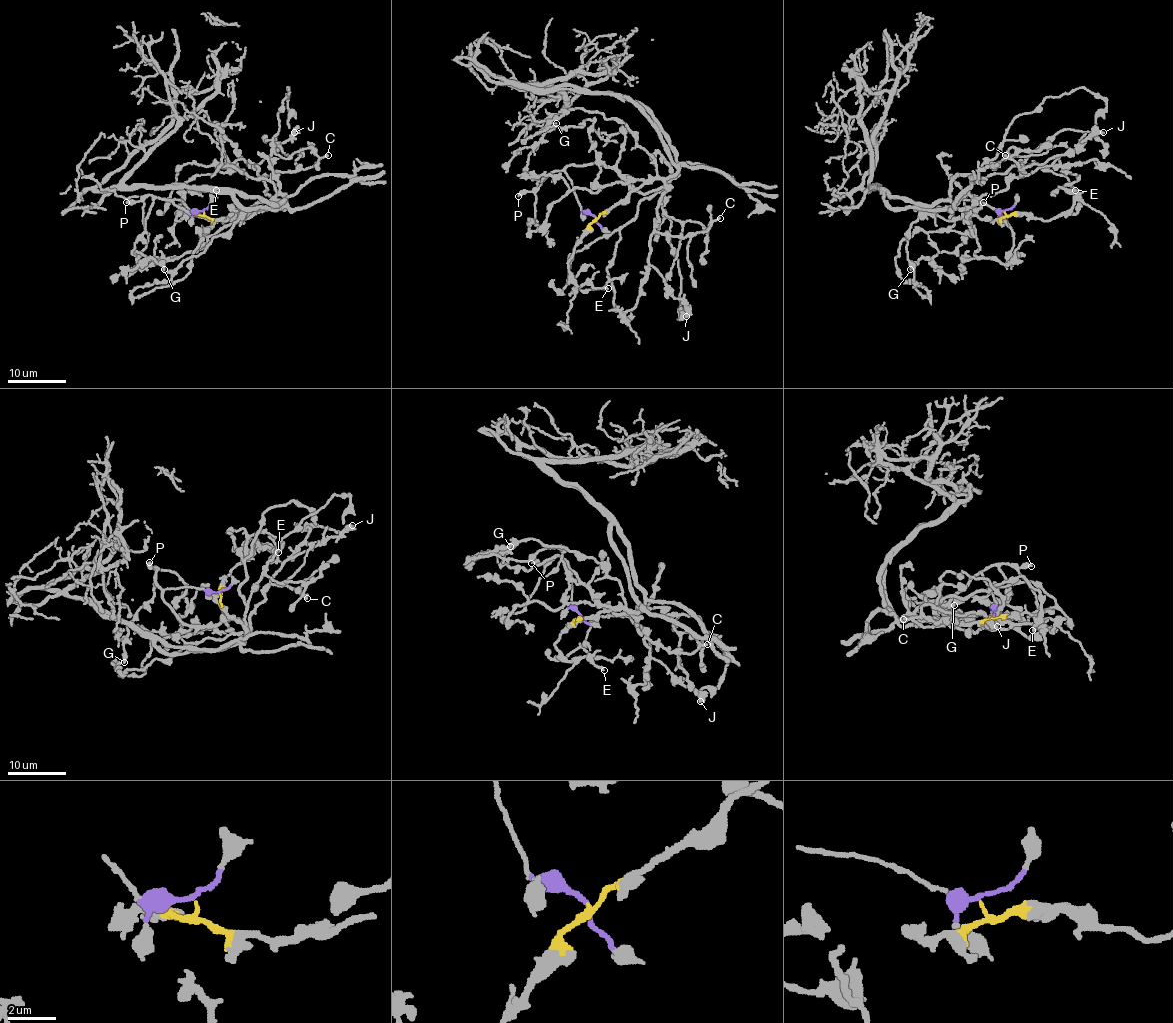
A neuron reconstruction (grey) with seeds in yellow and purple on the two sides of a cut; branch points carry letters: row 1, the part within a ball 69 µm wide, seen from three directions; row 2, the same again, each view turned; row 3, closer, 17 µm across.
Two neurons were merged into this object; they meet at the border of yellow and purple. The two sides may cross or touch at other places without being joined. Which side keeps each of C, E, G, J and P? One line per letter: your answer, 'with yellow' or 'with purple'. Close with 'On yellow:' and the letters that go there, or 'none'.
C: with yellow
E: with yellow
G: with purple
J: with yellow
P: with purple
On yellow: C, E, J

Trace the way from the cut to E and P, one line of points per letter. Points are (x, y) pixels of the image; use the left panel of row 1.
E: (203, 212), (186, 214), (177, 220), (176, 217), (184, 207), (186, 193), (216, 190)
P: (203, 212), (189, 209), (180, 200), (146, 196), (139, 201), (126, 203)

